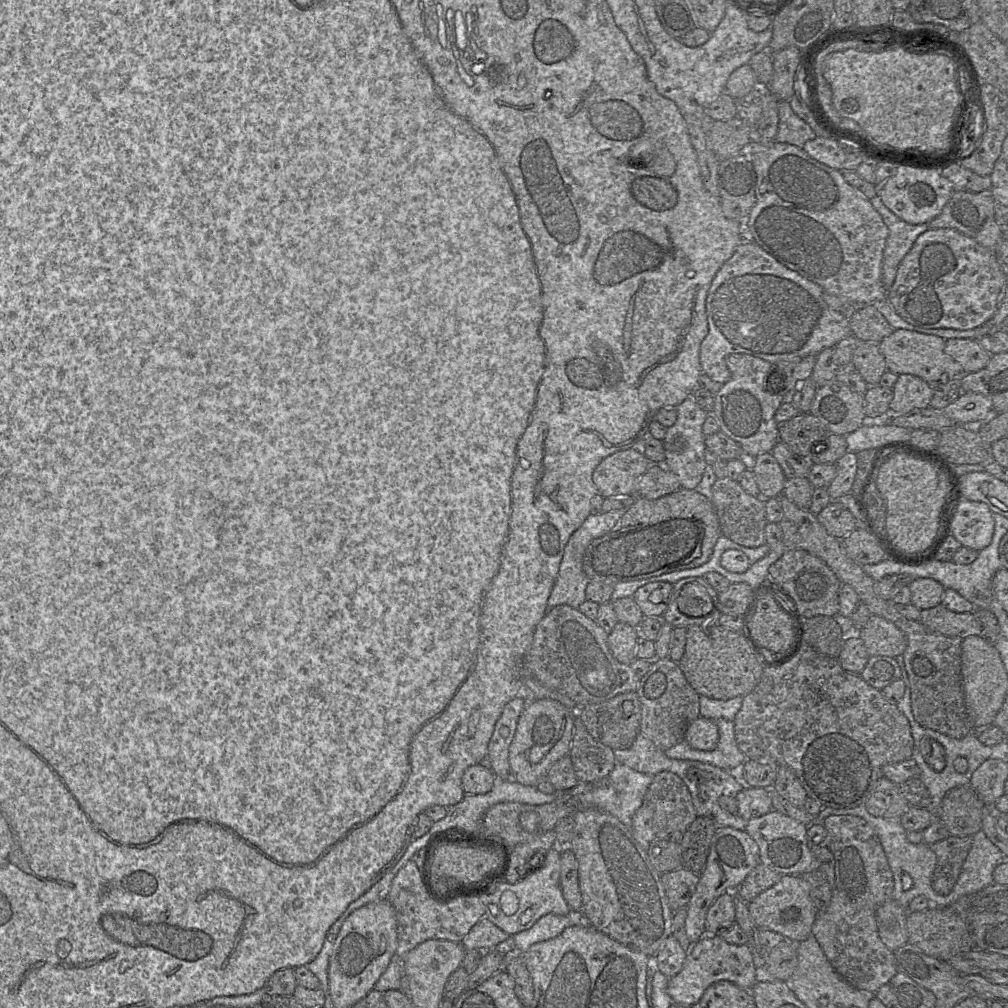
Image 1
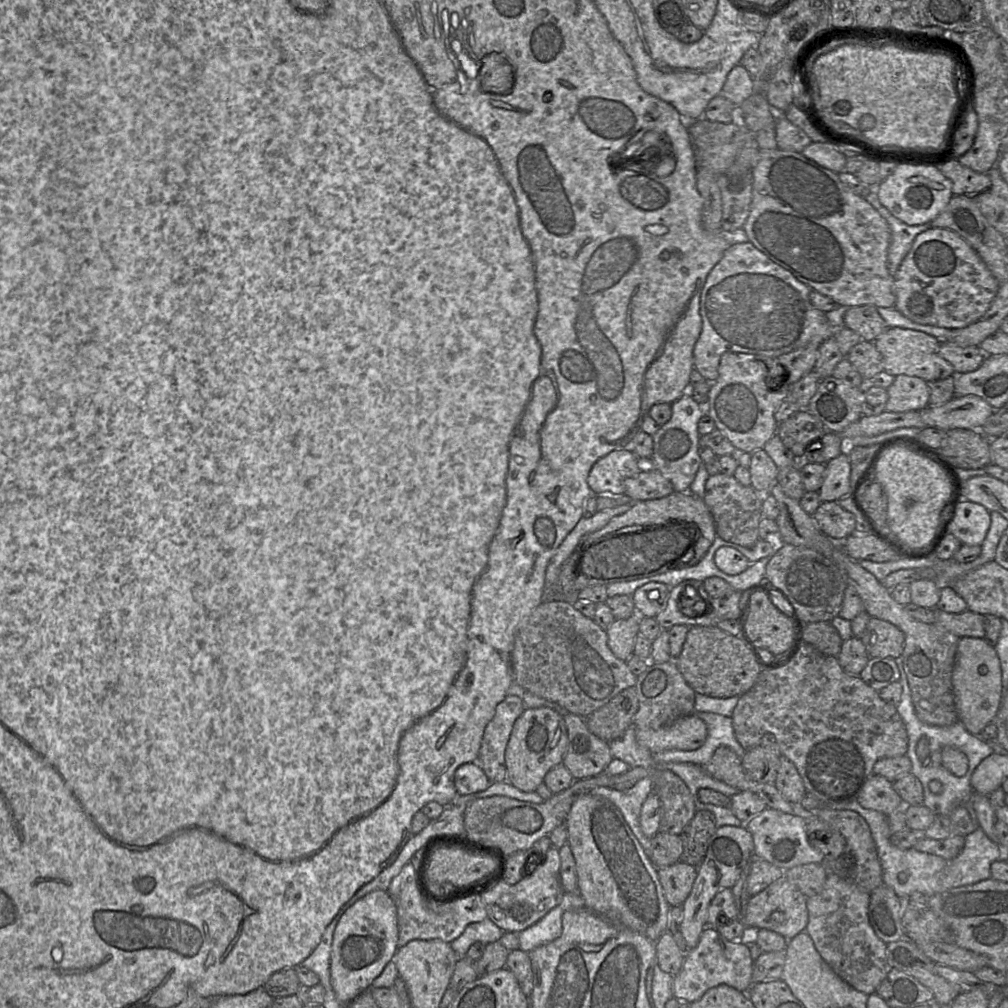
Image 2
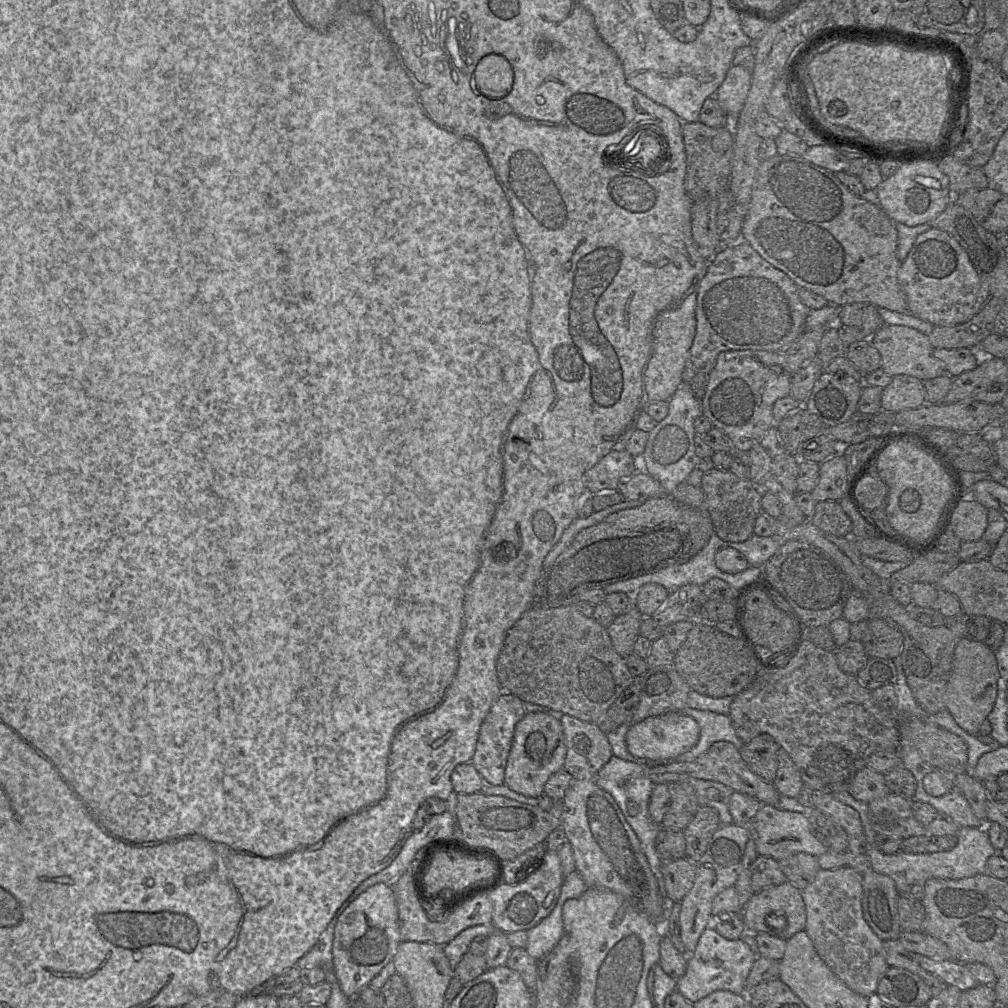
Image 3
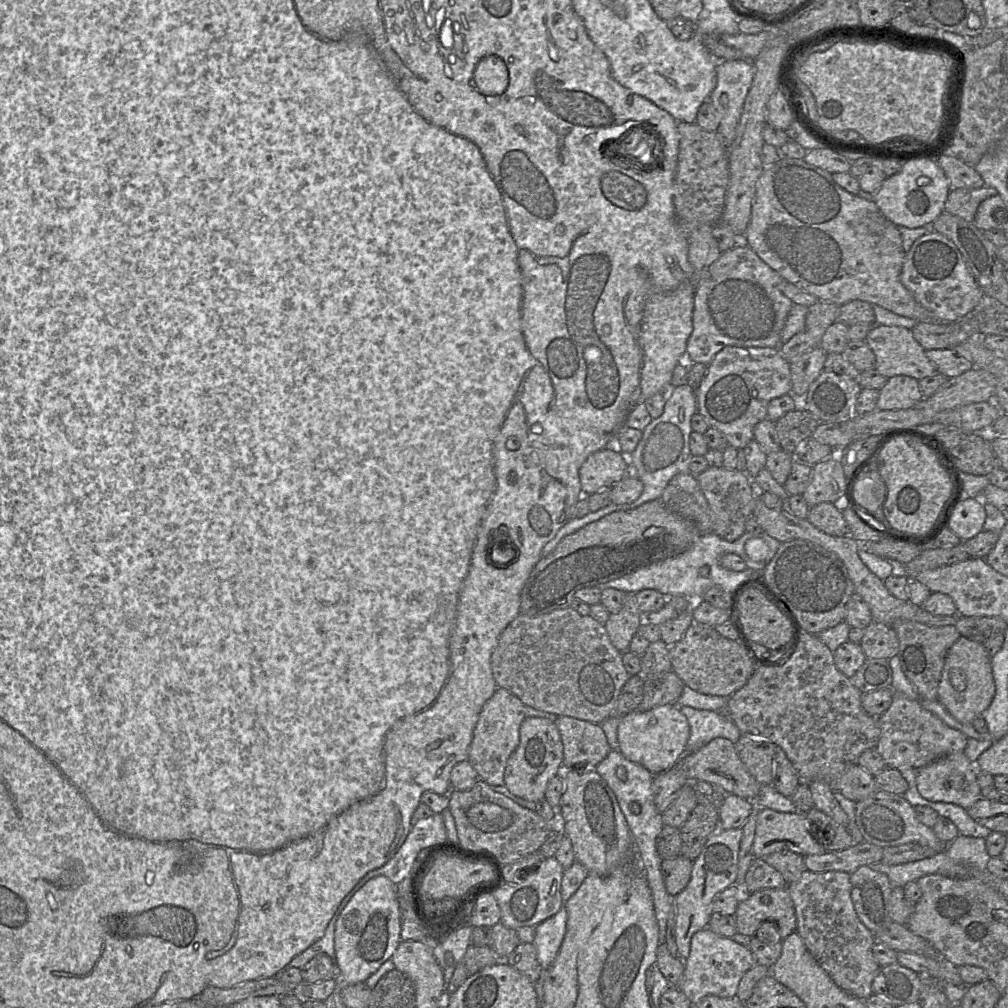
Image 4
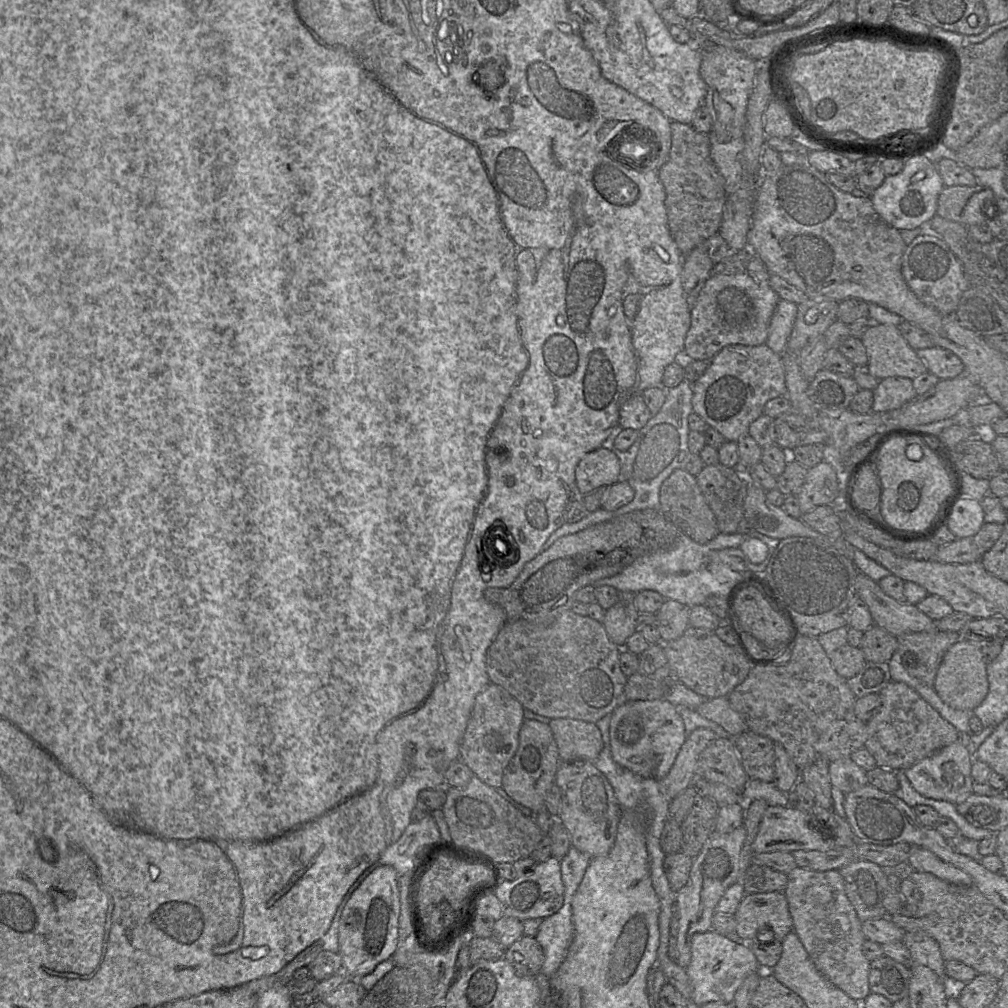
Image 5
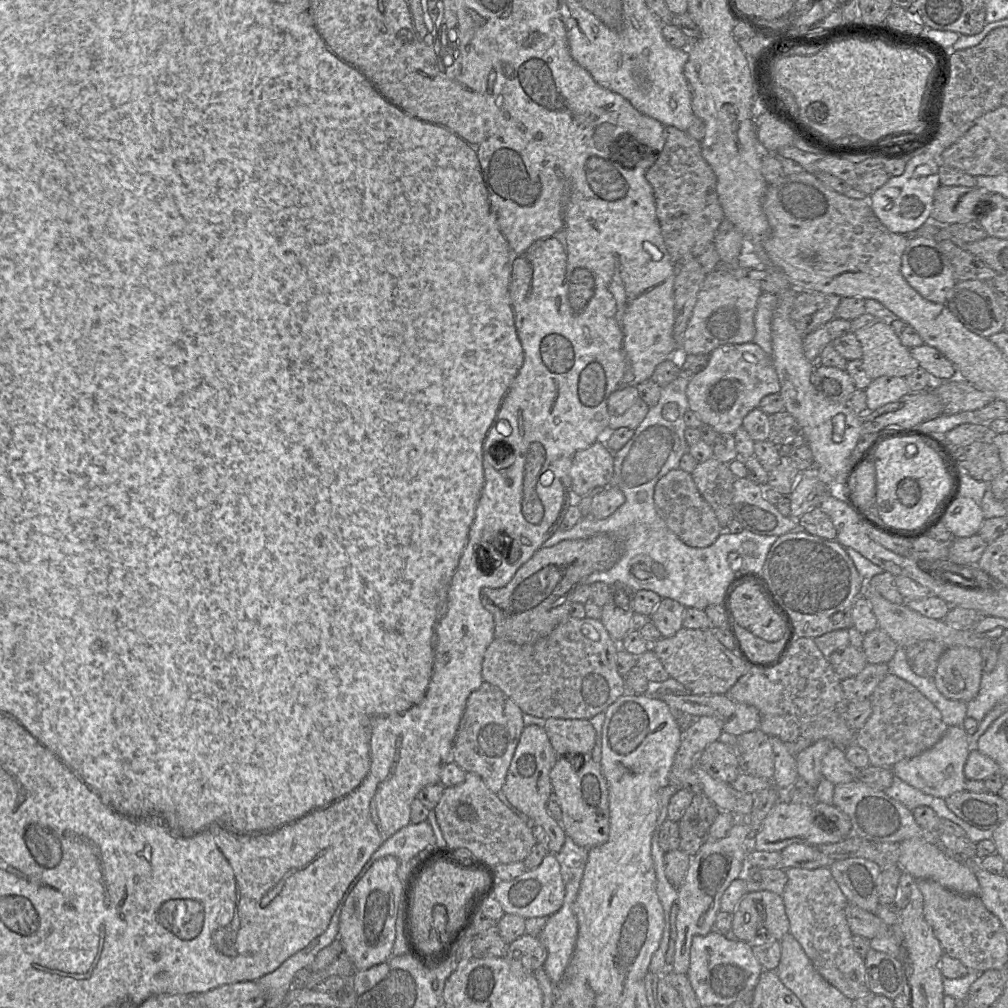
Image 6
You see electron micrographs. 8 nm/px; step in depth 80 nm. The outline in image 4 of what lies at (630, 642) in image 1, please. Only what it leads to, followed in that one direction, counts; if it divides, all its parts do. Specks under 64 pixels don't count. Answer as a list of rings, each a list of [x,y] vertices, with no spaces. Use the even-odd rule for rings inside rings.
[[[626,594],[621,610],[610,614],[605,623],[611,643],[622,653],[629,650],[630,642],[638,632],[640,613],[634,594]]]

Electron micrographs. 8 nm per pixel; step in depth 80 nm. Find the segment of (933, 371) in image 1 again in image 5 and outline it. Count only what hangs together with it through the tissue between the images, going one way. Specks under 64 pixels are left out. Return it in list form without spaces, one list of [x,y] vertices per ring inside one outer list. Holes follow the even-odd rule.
[[[895,325],[872,326],[860,340],[866,349],[869,372],[877,379],[892,376],[914,379],[928,371],[925,362],[917,356]]]

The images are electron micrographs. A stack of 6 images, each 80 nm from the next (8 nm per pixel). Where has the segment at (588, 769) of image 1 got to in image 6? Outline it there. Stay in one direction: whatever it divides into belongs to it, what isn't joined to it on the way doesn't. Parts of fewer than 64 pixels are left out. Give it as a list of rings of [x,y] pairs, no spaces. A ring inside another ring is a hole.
[[[549,718],[544,730],[558,757],[591,755],[596,735],[589,720]]]

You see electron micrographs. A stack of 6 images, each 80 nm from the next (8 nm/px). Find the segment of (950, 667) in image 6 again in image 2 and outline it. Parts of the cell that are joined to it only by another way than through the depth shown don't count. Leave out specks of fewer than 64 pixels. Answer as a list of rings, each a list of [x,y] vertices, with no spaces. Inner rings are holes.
[[[962,637],[957,648],[952,675],[953,694],[959,721],[971,734],[979,736],[981,731],[995,721],[1002,704],[1002,673],[1000,660],[995,650],[985,638]]]

